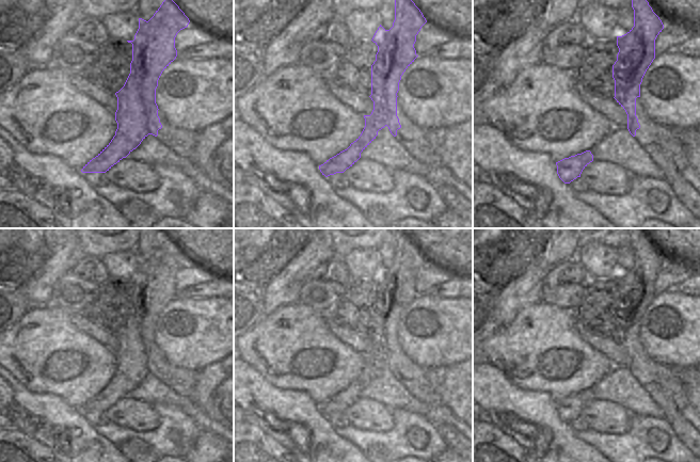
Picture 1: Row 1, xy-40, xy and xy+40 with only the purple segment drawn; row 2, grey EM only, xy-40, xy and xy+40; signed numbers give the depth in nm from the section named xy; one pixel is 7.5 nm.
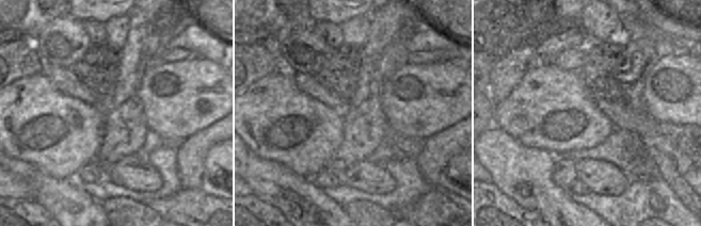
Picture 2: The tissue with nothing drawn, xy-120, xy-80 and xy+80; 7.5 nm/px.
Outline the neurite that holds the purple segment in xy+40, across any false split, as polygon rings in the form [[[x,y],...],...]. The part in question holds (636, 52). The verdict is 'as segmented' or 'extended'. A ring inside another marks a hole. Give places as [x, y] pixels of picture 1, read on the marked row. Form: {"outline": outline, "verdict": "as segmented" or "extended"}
{"outline": [[[632,0],[634,10],[634,27],[624,35],[617,36],[619,52],[617,61],[612,65],[612,78],[615,80],[615,99],[627,114],[627,129],[635,137],[640,128],[636,116],[636,98],[640,97],[640,84],[642,78],[655,59],[655,39],[664,29],[659,17],[653,12],[647,0]]], "verdict": "as segmented"}

